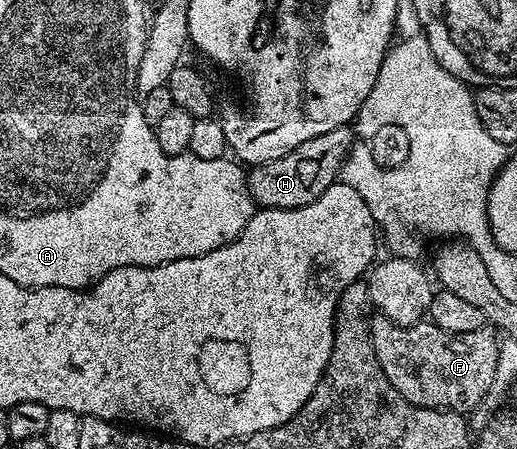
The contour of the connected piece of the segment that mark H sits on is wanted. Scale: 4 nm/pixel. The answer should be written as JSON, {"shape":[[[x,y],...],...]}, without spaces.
{"shape":[[[350,126],[332,128],[332,132],[304,140],[304,144],[280,156],[280,160],[268,160],[253,167],[246,176],[251,198],[259,207],[268,210],[291,210],[312,204],[312,200],[316,200],[329,186],[339,181],[344,160],[356,141],[352,131]]]}

